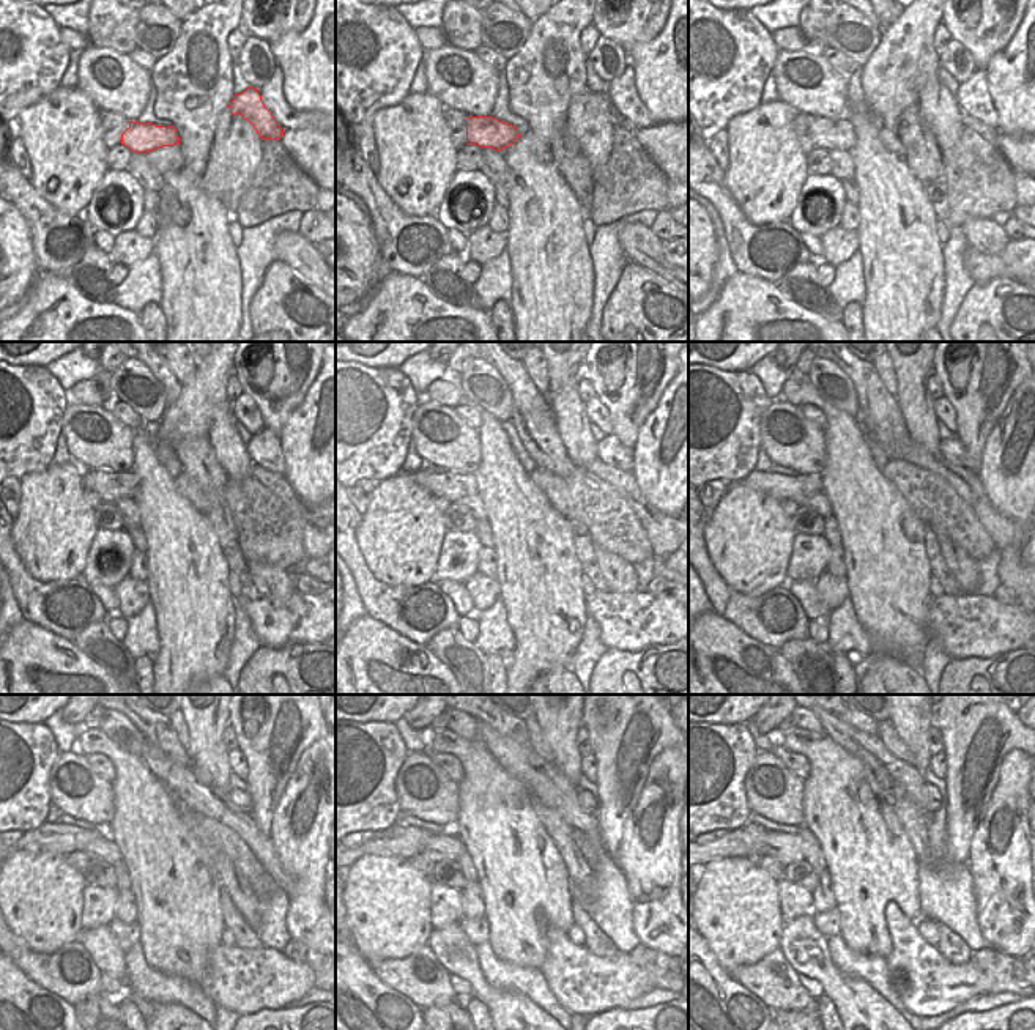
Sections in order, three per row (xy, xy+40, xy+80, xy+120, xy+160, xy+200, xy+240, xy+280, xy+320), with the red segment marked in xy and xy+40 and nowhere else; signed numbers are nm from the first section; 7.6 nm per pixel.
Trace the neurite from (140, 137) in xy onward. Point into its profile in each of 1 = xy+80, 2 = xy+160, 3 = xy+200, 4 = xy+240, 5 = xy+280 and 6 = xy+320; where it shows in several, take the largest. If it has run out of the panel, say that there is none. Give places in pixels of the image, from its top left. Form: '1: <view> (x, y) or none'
1: xy+80 (830, 134)
2: xy+160 (460, 489)
3: xy+200 (805, 490)
4: xy+240 (49, 838)
5: xy+280 (404, 841)
6: xy+320 (750, 841)

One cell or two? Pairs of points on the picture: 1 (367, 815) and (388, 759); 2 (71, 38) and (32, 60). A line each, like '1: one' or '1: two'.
1: one
2: two

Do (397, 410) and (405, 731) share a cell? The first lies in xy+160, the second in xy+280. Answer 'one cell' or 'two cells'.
two cells

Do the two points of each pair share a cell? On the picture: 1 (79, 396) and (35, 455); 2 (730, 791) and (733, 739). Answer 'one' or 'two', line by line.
1: two
2: one

